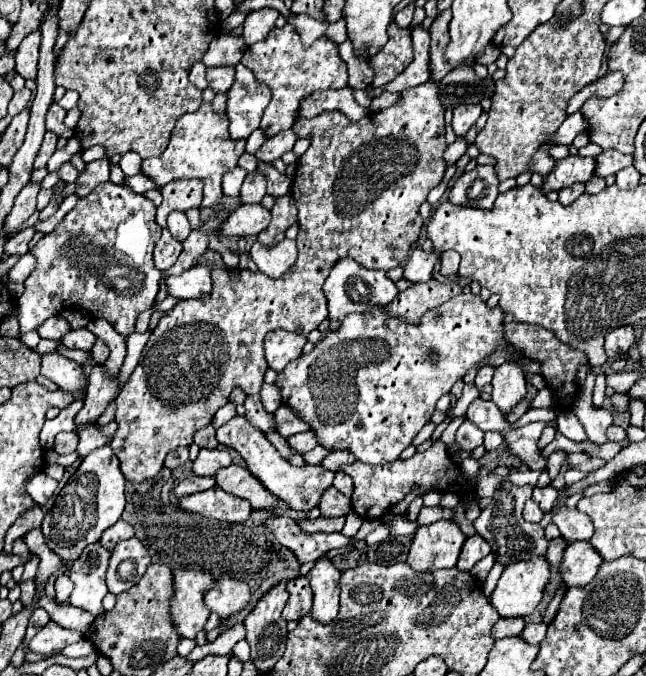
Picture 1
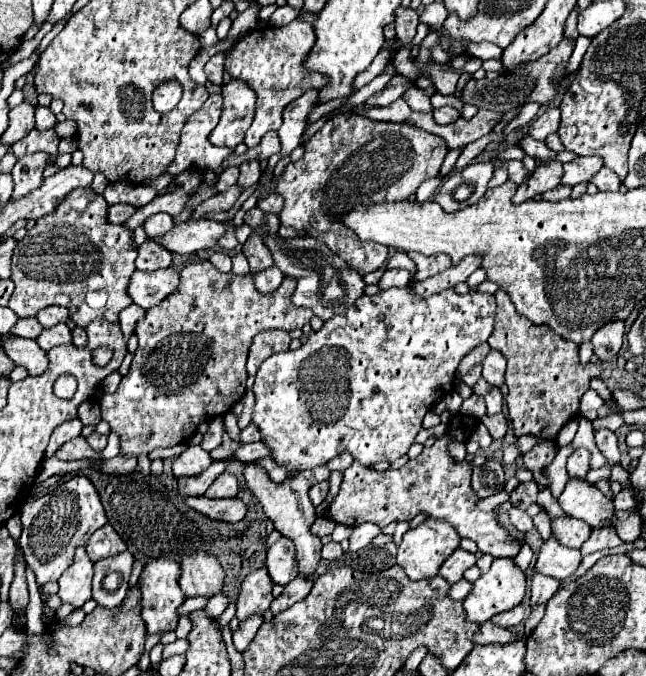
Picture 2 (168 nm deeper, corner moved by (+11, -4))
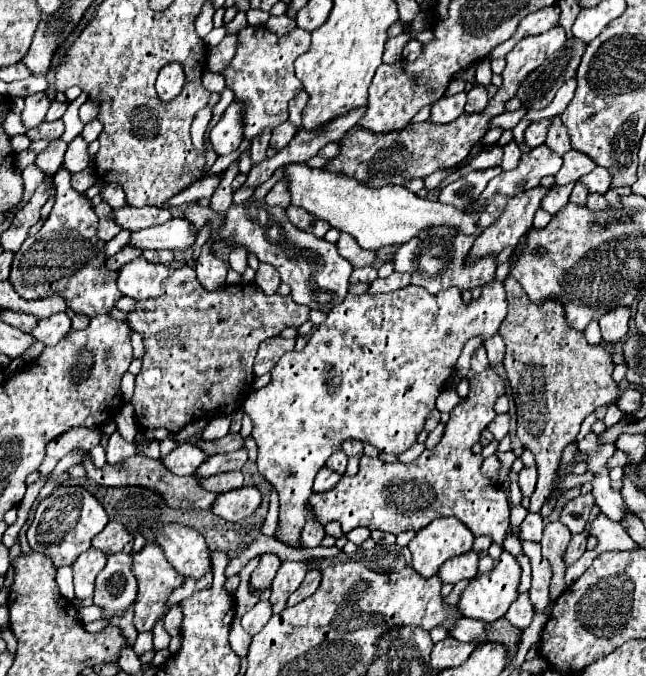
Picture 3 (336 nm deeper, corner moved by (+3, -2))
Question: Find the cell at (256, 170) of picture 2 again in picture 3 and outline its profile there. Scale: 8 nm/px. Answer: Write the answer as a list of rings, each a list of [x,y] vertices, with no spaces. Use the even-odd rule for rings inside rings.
[[[255,139],[255,141],[251,143],[251,149],[249,149],[249,153],[251,153],[251,163],[253,163],[253,165],[259,165],[259,163],[265,159],[267,149],[269,149],[269,141],[265,141],[265,139]]]

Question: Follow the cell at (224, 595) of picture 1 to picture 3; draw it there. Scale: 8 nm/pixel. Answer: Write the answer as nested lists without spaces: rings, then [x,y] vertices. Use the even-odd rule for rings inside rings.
[[[165,525],[157,535],[157,543],[163,547],[167,561],[183,577],[201,579],[211,571],[211,549],[205,537],[191,527]]]

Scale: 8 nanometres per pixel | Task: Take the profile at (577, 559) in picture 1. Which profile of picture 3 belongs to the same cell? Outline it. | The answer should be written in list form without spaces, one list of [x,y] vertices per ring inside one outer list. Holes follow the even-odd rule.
[[[553,521],[545,525],[547,531],[543,531],[543,539],[541,539],[541,547],[543,547],[543,557],[549,559],[551,563],[551,571],[553,571],[553,579],[551,579],[551,589],[565,589],[565,549],[571,537],[571,531],[561,523],[561,521]]]

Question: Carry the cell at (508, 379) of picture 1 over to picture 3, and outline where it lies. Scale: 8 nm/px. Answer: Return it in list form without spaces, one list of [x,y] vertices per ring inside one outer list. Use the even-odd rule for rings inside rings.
[[[495,335],[493,339],[485,341],[485,349],[487,349],[487,357],[491,361],[491,365],[499,365],[505,359],[505,343],[499,335]]]

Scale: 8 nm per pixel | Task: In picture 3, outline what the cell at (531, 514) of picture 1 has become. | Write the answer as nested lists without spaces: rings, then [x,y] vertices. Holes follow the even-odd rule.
[[[529,513],[525,517],[525,521],[521,523],[521,539],[529,539],[529,541],[539,541],[543,533],[543,517],[539,513]]]

